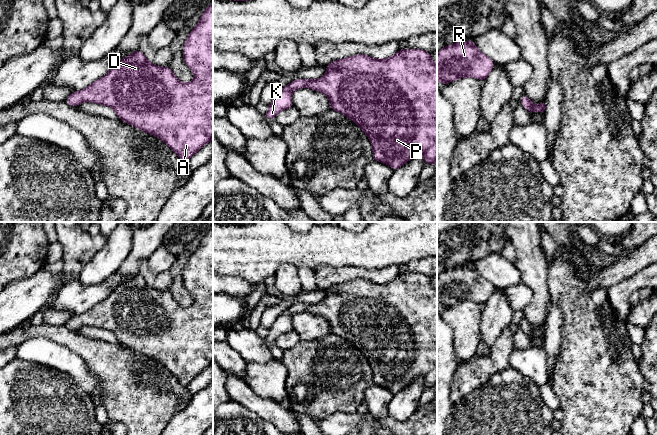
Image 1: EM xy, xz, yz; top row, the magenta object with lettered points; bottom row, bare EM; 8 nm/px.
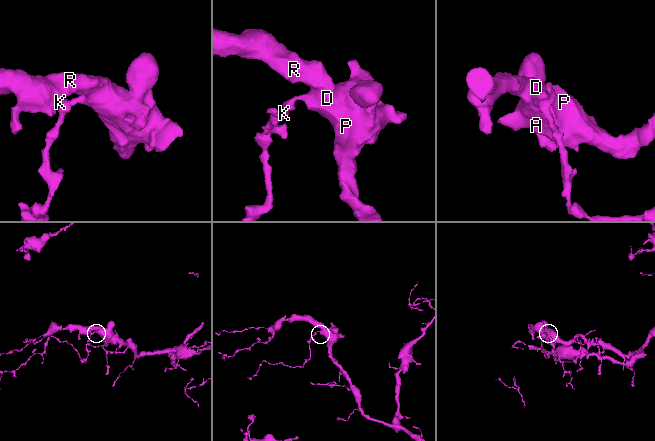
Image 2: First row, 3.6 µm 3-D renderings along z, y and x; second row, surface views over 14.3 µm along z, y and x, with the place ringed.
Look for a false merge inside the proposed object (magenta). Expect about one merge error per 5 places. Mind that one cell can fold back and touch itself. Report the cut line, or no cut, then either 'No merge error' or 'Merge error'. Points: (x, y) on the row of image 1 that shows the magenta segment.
No split. No merge error

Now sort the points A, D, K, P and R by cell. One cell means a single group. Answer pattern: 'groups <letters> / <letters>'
groups A D K P R

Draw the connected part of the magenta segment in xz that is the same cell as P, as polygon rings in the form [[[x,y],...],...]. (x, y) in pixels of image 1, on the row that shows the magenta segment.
[[[402,49],[386,59],[358,54],[330,62],[326,67],[325,75],[317,80],[296,79],[285,86],[269,105],[265,118],[275,118],[279,111],[293,107],[292,92],[307,87],[324,93],[330,101],[331,110],[344,114],[366,133],[375,161],[396,170],[421,152],[425,165],[437,163],[437,65],[432,61],[431,53],[420,49]]]

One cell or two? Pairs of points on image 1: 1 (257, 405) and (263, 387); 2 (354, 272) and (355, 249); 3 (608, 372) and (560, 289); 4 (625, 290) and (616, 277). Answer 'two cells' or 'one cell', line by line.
1: two cells
2: two cells
3: one cell
4: two cells

